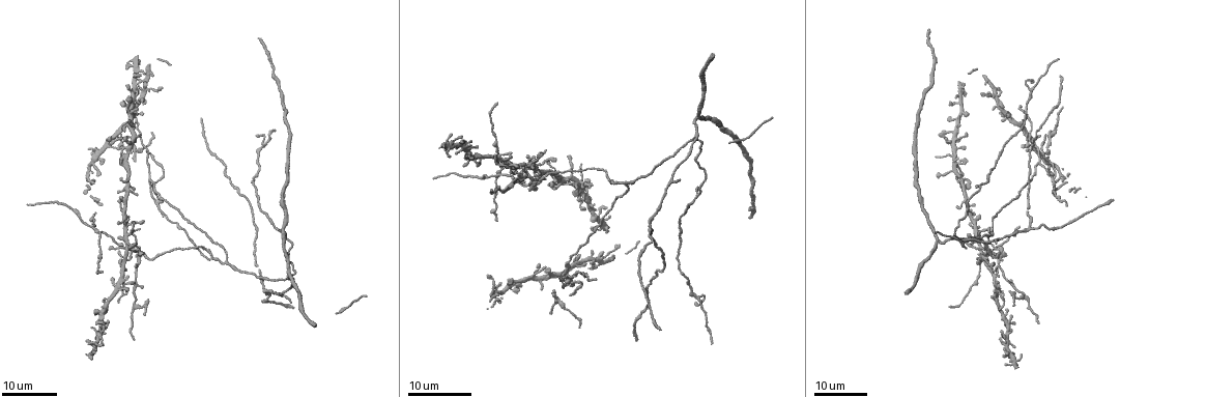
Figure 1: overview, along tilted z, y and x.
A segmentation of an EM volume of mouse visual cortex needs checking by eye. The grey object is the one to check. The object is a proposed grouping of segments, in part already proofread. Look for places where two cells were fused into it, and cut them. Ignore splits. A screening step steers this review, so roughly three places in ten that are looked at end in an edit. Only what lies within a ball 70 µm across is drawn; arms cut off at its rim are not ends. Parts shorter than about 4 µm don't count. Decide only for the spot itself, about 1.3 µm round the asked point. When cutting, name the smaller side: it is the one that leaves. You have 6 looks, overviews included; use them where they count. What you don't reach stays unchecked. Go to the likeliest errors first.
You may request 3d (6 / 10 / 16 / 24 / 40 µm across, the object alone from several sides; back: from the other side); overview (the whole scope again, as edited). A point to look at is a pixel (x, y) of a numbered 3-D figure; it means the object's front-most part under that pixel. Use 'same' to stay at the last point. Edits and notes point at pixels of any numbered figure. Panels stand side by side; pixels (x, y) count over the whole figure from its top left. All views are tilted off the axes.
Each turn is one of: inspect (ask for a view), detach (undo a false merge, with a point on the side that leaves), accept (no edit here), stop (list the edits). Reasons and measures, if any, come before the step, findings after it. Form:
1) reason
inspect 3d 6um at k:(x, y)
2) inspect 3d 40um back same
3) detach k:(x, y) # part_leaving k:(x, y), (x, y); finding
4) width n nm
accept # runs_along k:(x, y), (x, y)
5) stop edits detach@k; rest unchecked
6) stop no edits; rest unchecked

small branch off a trunk
inspect 3d 16um at 1:(533, 184)

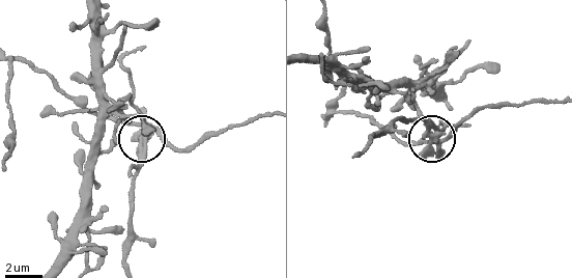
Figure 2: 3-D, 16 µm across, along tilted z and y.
inspect 3d 6um at 2:(431, 136)

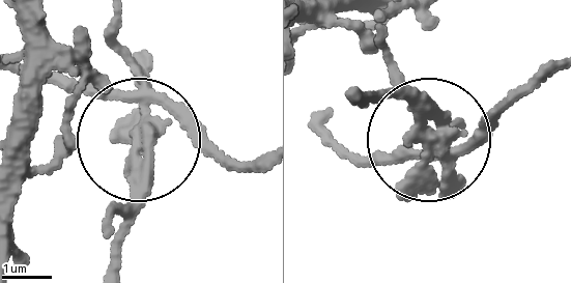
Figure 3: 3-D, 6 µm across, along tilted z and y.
side_arm 17 um
detach 3:(140, 158) # part_leaving 3:(140, 101), (136, 217), (118, 256); two cells meet here

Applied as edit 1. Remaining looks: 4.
thin arm on a thick one
inspect 3d 24um at 1:(494, 177)

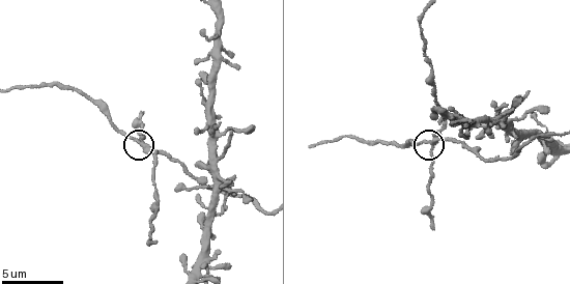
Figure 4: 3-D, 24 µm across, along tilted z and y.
inspect 3d 6um at 4:(139, 142)

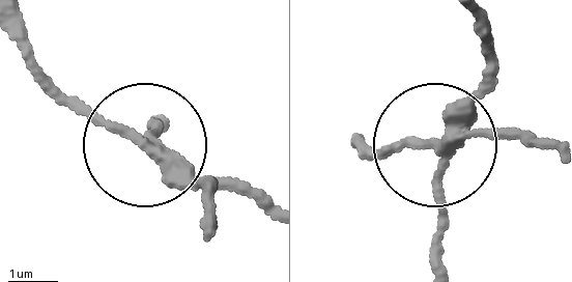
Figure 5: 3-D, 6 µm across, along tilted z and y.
arms 3
detach 5:(153, 131) # part_leaving 5:(171, 166), (210, 201), (212, 231); two cells meet here

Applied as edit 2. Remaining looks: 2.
three-way junction
inspect 3d 16um at 1:(1039, 163)

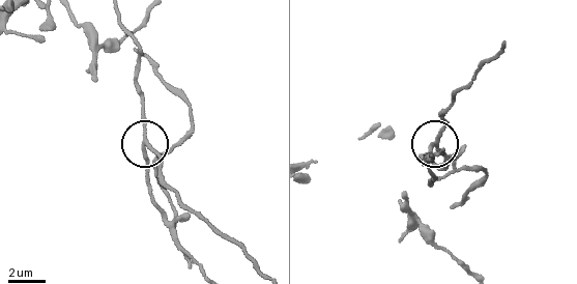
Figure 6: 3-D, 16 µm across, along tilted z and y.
inspect 3d 6um at 6:(434, 145)

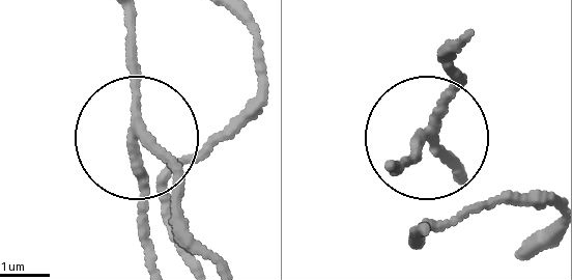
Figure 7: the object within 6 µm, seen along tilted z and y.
detach 7:(142, 189) # part_leaving 7:(134, 123), (154, 261); a second cell is stuck on

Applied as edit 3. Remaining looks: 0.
stop edits detach@3, detach@5, detach@7; rest unchecked

